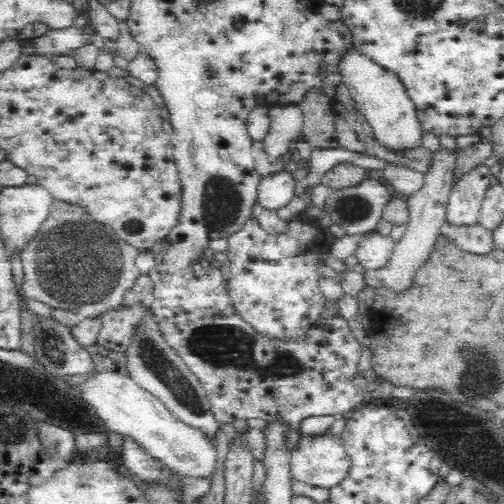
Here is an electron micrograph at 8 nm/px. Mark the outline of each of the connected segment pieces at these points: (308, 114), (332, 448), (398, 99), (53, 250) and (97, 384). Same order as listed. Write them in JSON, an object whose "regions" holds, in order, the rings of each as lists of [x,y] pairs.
{"regions":[[[[312,89],[300,107],[303,112],[300,138],[313,148],[338,148],[339,136],[333,119],[335,113],[330,111],[326,97]]],[[[303,435],[294,452],[289,455],[289,469],[292,478],[320,488],[335,487],[348,476],[351,458],[339,437],[332,435]]],[[[352,44],[344,48],[336,67],[342,77],[342,84],[348,87],[352,100],[372,125],[374,136],[380,144],[392,150],[421,146],[423,129],[415,104],[395,72],[376,64],[369,56],[356,50]]],[[[53,199],[49,215],[34,240],[20,254],[26,299],[70,310],[81,318],[95,318],[117,309],[124,292],[141,276],[135,266],[139,251],[118,238],[110,225],[96,222],[84,208]]],[[[95,368],[82,382],[82,377],[72,379],[94,412],[104,420],[110,432],[131,436],[144,450],[163,465],[175,468],[183,477],[208,478],[215,472],[217,451],[215,444],[198,429],[172,417],[164,403],[141,388],[130,376]]]]}

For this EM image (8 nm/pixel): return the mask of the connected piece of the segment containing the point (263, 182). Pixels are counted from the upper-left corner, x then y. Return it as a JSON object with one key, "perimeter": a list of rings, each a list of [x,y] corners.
{"perimeter":[[[282,171],[261,177],[257,188],[256,203],[266,210],[278,210],[286,206],[294,196],[294,182],[290,171]]]}

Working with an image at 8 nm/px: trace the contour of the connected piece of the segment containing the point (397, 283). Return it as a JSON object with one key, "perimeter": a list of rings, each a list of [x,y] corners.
{"perimeter":[[[441,147],[438,152],[432,153],[430,166],[422,174],[424,177],[422,188],[405,198],[409,208],[406,232],[402,239],[395,244],[392,255],[384,267],[364,270],[366,286],[384,286],[394,292],[402,292],[409,288],[415,273],[425,264],[434,249],[434,244],[440,236],[440,226],[446,220],[446,204],[448,204],[449,194],[455,181],[456,161],[457,153],[454,150]]]}

